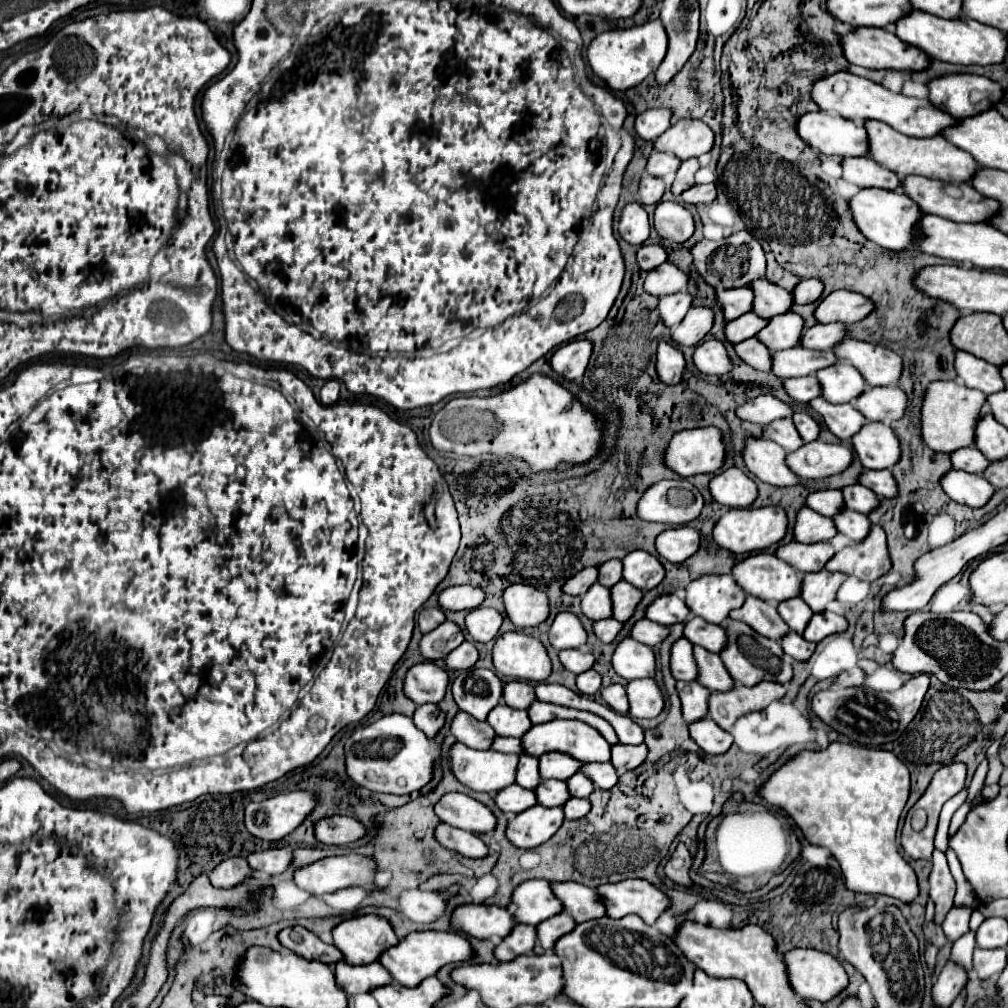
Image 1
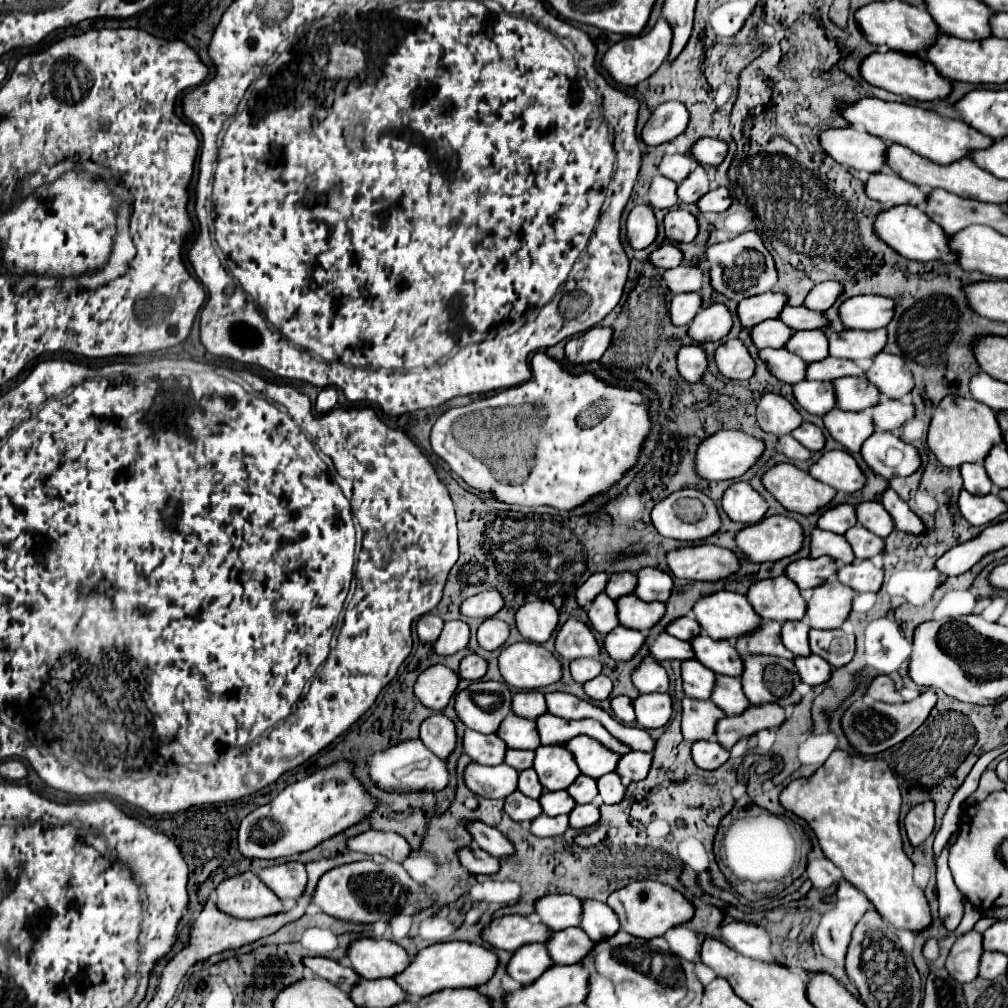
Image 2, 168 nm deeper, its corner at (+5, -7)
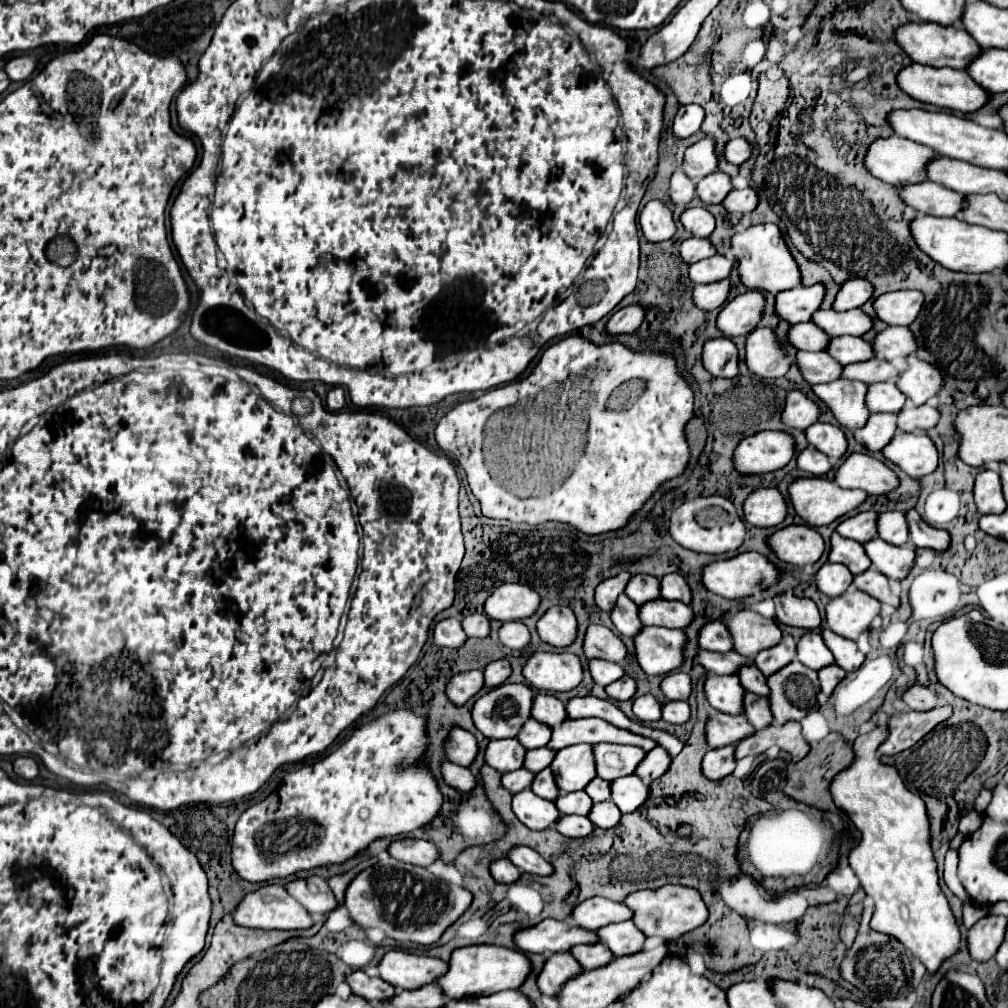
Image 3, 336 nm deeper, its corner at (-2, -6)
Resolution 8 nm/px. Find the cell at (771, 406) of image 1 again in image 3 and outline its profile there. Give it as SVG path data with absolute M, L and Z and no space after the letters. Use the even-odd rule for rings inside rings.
M793 390L785 398L785 406L781 412L781 422L789 428L805 430L807 426L815 424L819 418L819 408L813 400L809 400L799 390Z

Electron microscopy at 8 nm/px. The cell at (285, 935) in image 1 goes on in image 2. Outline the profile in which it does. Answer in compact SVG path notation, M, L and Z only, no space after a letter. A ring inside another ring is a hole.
M314 957L314 959L304 959L306 967L312 969L318 977L334 983L334 985L356 985L360 975L354 973L354 969L350 967L344 967L342 963L338 961L332 961L332 959L324 959L324 957Z

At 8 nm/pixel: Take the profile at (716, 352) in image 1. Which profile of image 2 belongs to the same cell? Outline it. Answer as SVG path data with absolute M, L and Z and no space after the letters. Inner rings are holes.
M728 339L716 349L714 361L724 377L728 379L750 379L756 371L756 363L740 339Z

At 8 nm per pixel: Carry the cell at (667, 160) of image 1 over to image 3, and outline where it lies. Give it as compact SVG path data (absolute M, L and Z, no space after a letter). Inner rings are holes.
M707 136L685 150L681 168L693 182L699 182L705 174L711 174L717 168L713 146L715 146L715 140Z

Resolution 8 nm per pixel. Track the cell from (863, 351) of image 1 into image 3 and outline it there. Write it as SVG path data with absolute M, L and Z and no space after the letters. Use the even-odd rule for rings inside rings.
M907 356L907 366L909 368L899 374L895 384L915 406L919 406L937 394L943 380L939 370L915 356Z

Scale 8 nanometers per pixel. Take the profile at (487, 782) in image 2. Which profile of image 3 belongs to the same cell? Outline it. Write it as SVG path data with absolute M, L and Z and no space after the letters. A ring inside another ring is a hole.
M521 768L521 770L513 770L513 772L505 772L501 776L501 784L507 786L507 790L511 794L517 794L517 792L521 792L521 790L531 786L531 778L535 778L535 774L525 770L525 768Z

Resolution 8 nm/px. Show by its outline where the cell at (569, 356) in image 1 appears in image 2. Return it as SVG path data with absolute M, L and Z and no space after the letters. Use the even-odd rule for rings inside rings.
M592 327L582 335L576 335L566 345L566 357L572 363L590 363L600 359L612 341L610 327Z

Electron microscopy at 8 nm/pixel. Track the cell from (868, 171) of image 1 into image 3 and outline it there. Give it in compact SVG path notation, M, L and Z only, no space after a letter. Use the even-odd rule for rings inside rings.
M927 180L903 186L899 190L899 198L919 214L931 214L931 216L957 216L959 206L963 204L961 194L955 194Z

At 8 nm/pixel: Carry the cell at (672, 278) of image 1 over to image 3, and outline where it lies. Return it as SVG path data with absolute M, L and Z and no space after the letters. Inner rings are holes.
M711 256L707 260L699 260L689 266L689 278L693 284L713 284L729 276L733 262L725 256Z

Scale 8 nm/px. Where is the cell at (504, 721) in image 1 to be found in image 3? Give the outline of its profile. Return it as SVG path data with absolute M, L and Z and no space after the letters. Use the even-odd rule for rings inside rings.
M529 718L529 720L521 726L521 732L519 732L519 736L517 736L517 740L519 740L527 750L547 746L549 738L551 738L551 728L549 728L547 724L541 724L541 722L533 720L533 718Z

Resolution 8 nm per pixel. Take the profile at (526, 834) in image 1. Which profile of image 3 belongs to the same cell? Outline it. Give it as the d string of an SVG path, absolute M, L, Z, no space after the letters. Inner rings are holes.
M561 816L555 826L553 826L559 834L567 836L567 838L583 838L587 834L591 834L591 830L595 828L587 816Z

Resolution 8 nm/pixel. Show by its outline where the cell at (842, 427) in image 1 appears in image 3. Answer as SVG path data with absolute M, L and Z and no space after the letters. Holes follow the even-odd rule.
M871 414L865 426L853 430L853 436L867 450L881 450L895 436L895 414Z

